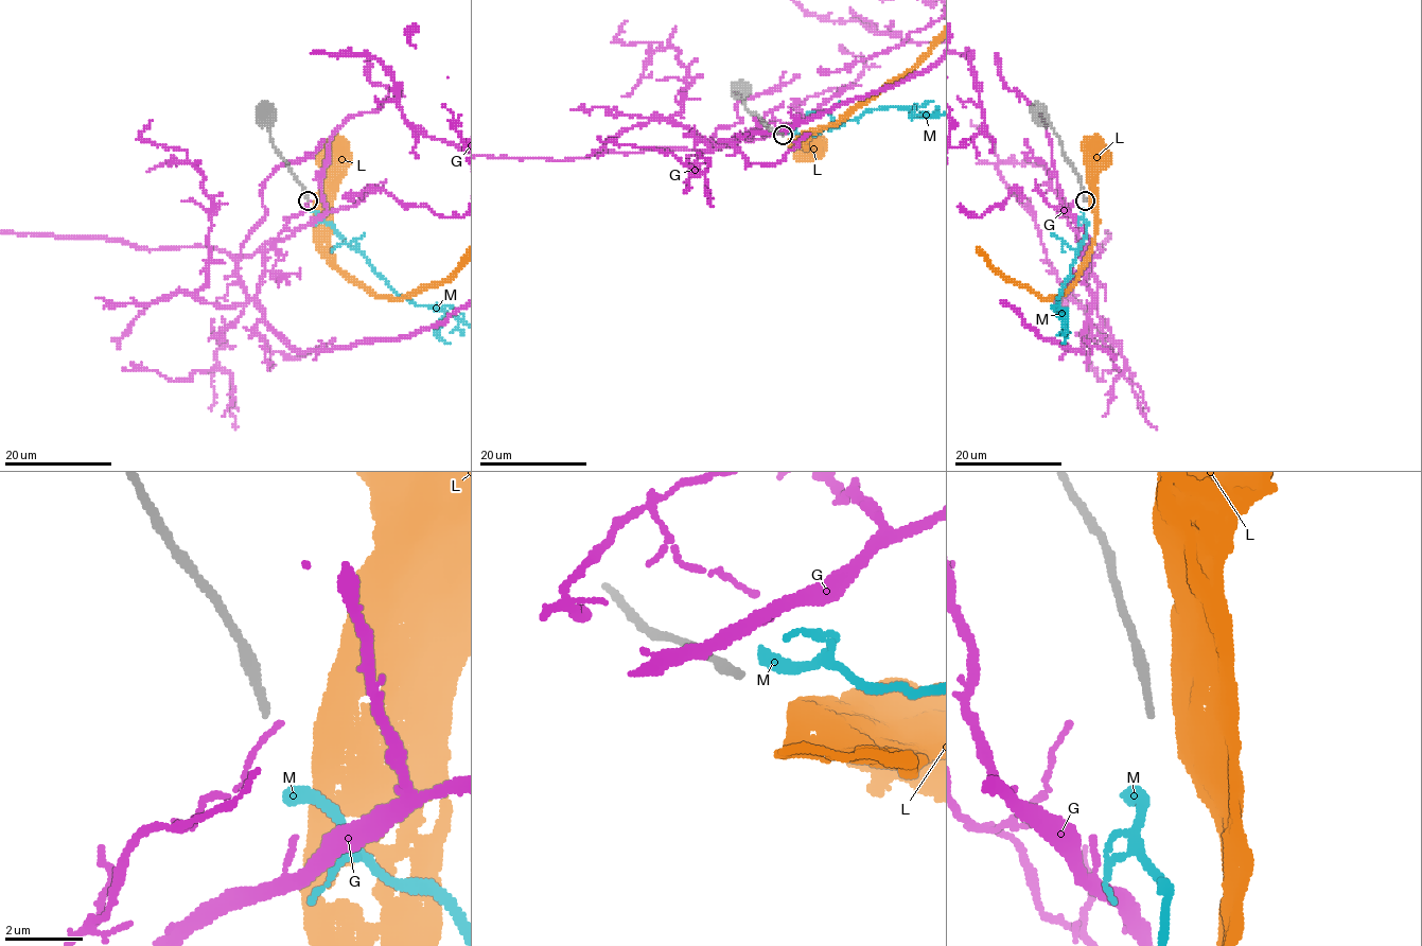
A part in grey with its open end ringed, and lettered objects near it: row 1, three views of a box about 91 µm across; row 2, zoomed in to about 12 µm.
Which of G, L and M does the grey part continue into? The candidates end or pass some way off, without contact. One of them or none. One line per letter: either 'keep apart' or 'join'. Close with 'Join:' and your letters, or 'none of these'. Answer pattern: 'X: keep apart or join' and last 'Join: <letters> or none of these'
G: keep apart
L: keep apart
M: keep apart
Join: none of these

